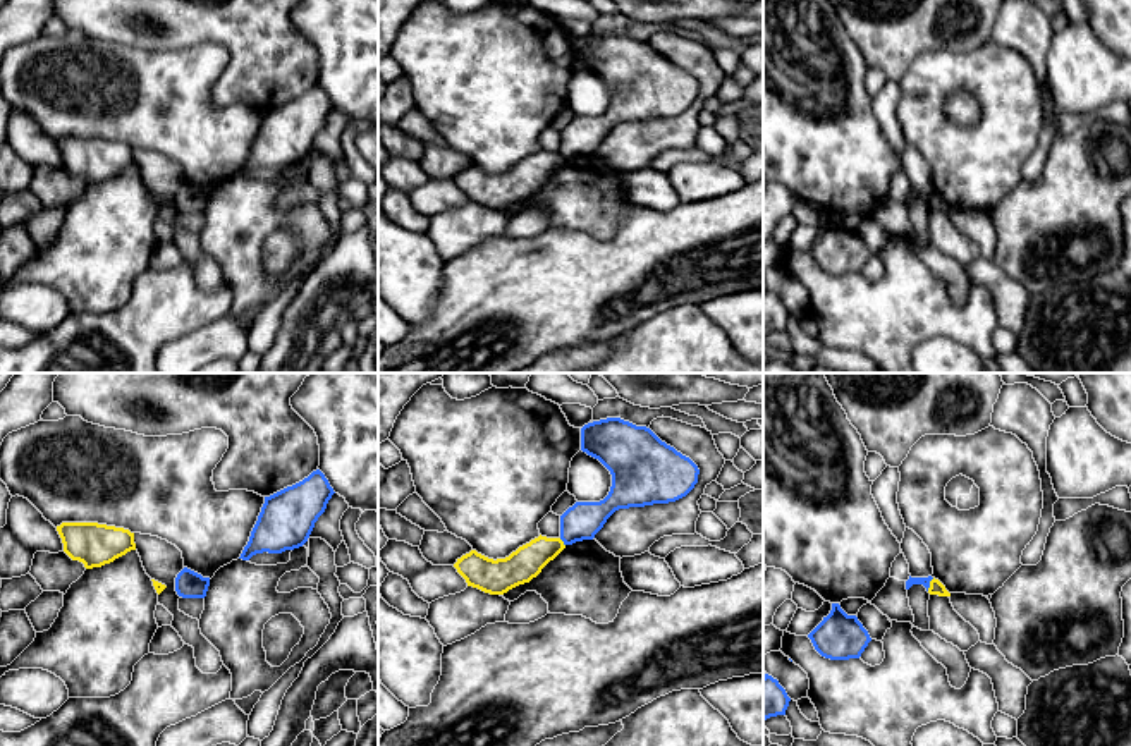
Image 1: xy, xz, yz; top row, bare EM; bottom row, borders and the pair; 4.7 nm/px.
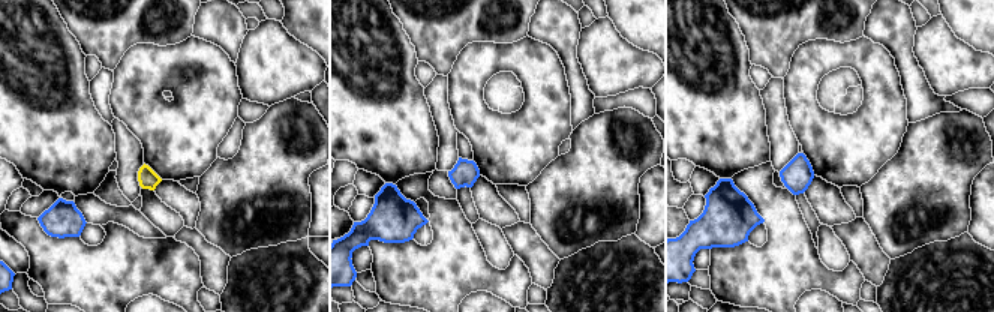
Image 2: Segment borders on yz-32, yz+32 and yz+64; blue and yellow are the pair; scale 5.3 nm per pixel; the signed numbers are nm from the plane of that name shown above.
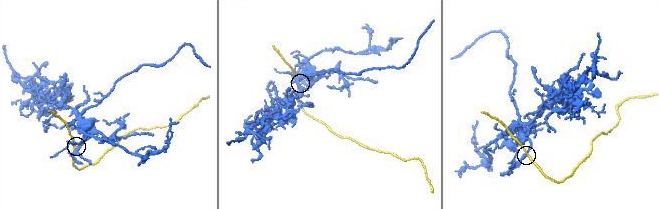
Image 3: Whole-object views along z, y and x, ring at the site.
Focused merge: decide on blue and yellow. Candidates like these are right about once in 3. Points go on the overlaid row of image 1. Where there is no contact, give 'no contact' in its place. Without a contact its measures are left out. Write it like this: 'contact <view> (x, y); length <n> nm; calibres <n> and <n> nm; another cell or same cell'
contact yz (929, 585); length 70 nm; calibres 50 and 60 nm; another cell

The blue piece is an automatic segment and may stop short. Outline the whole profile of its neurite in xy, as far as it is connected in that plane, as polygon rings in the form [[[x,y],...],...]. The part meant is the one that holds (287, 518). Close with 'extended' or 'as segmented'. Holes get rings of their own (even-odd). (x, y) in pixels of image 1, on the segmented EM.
[[[316,469],[303,481],[265,497],[239,559],[249,560],[256,553],[282,553],[303,547],[333,493],[325,474]]] | as segmented

